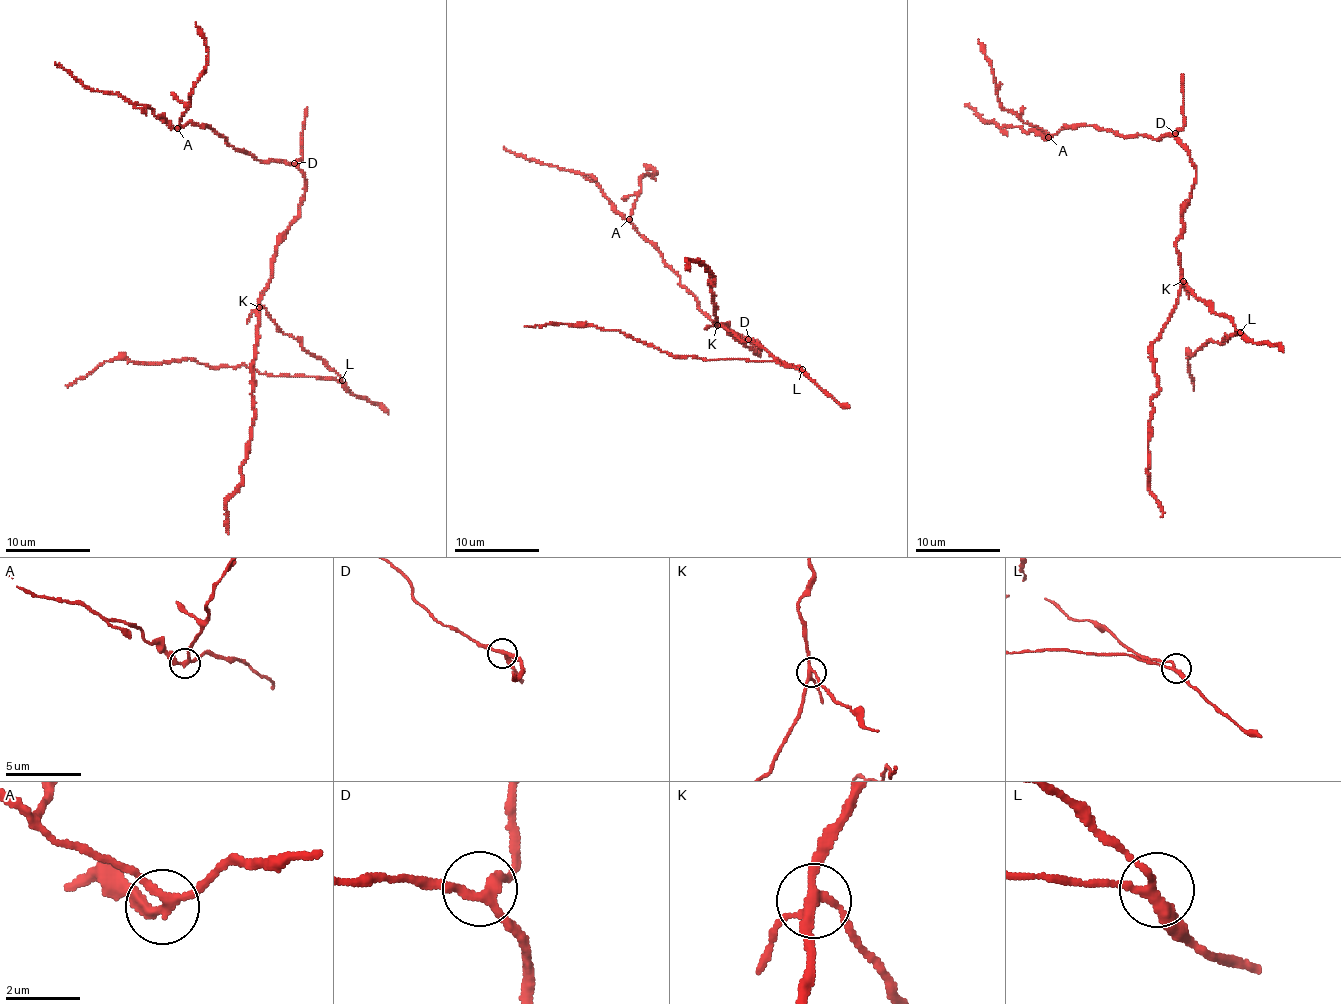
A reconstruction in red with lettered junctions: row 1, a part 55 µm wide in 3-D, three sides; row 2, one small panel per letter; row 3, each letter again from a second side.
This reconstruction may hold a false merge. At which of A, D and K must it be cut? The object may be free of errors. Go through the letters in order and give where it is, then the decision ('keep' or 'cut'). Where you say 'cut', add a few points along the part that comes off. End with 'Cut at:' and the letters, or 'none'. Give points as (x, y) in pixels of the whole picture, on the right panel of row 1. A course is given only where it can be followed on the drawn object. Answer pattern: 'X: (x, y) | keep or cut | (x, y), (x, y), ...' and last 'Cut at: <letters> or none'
A: (1048, 137) | keep
D: (1175, 133) | keep
K: (1183, 281) | cut | (1182, 282), (1237, 331), (1227, 342), (1225, 335), (1222, 343), (1211, 339), (1188, 354), (1193, 389)
Cut at: K

